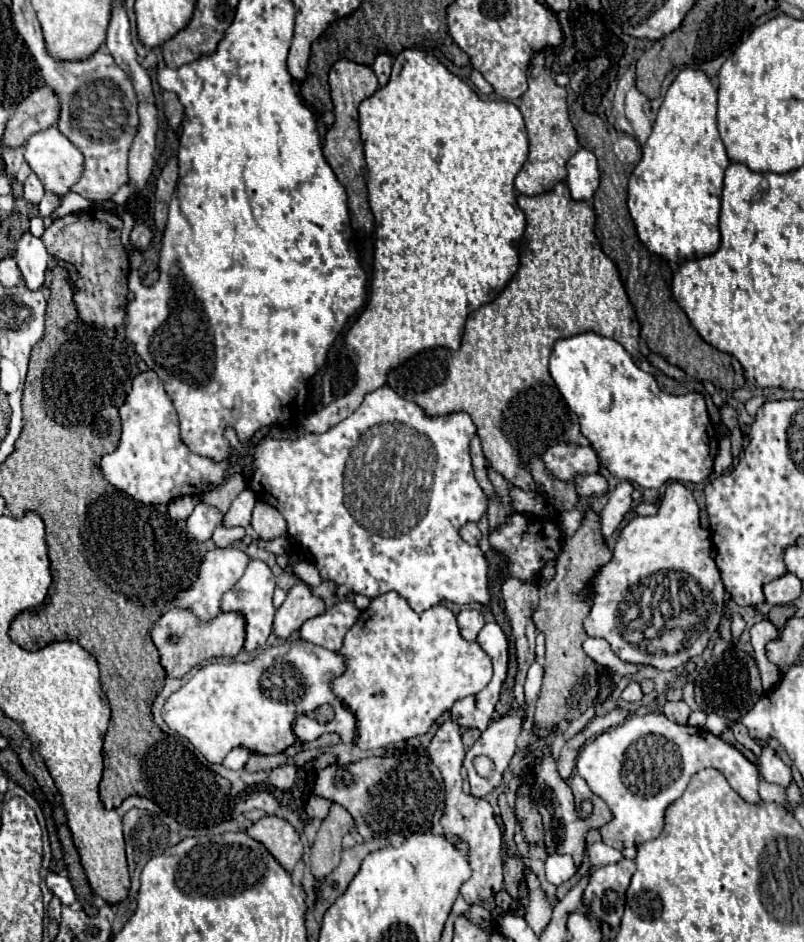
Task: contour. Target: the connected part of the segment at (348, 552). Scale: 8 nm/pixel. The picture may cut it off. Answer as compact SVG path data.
M380 387L372 393L368 393L366 399L362 401L362 405L350 417L340 421L332 431L326 431L322 435L304 433L294 441L276 441L276 439L260 441L254 447L254 463L250 465L250 469L256 469L256 475L250 469L246 471L250 477L248 485L258 495L258 499L272 503L272 507L276 507L282 513L282 517L288 523L288 533L300 545L304 545L304 549L312 555L314 565L320 571L322 579L330 579L330 581L338 583L338 595L346 595L346 587L352 589L354 593L362 593L370 599L374 599L376 595L388 593L388 591L396 591L408 601L408 605L416 613L422 613L422 611L430 609L432 605L438 605L440 601L452 601L452 603L460 603L460 605L466 605L466 603L488 605L490 603L488 561L486 561L484 553L480 551L480 547L468 545L458 533L462 525L478 523L482 519L482 515L488 511L488 495L478 485L478 481L474 477L472 461L470 461L470 439L474 435L476 435L476 425L466 413L428 417L428 415L424 415L424 411L418 403L400 397L392 387Z

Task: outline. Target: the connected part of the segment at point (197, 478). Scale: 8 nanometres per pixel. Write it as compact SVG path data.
M144 371L134 379L132 391L126 403L120 407L120 419L120 445L114 453L104 455L100 463L104 477L116 489L128 493L140 503L160 505L184 495L202 495L204 491L224 485L228 463L214 463L212 459L188 451L188 447L180 439L178 415L174 411L174 405L154 371Z

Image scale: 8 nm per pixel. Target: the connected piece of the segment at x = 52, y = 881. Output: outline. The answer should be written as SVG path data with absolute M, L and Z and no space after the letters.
M48 873L46 885L48 885L50 893L56 895L64 905L70 905L70 903L76 901L76 895L72 893L72 885L70 885L68 877L62 877L58 873Z

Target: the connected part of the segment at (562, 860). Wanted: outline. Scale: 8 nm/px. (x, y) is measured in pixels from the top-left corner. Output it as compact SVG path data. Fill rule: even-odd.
M550 855L546 859L546 879L552 885L560 885L564 881L568 881L572 875L576 873L572 859L568 859L568 855Z

